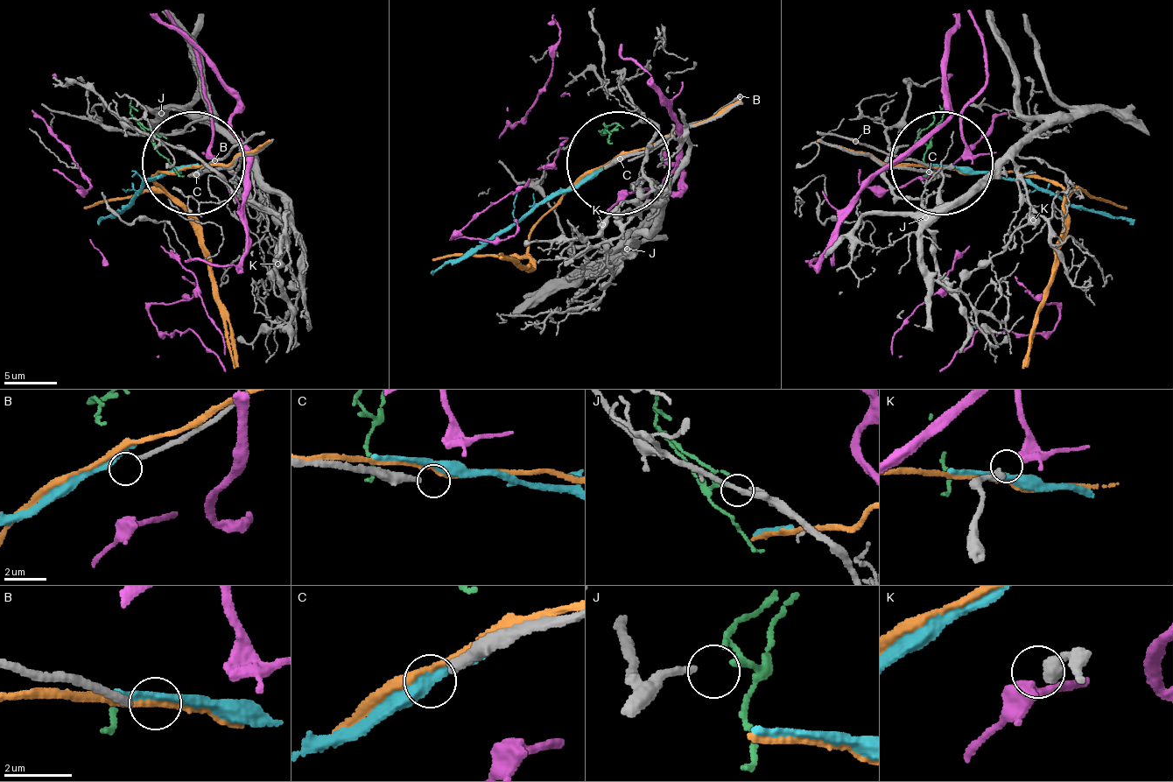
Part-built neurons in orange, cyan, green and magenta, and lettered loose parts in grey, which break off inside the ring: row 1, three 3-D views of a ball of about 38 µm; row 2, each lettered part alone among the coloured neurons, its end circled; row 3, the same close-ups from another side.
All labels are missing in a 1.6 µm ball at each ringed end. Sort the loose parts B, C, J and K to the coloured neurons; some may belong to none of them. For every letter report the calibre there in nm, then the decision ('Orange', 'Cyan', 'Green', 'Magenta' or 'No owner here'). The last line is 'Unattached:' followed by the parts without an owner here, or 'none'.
B: Thickness 240 nm. No owner here
C: Thickness 300 nm. No owner here
J: Thickness 190 nm. Green
K: Thickness 360 nm. Magenta
Unattached: B, C

